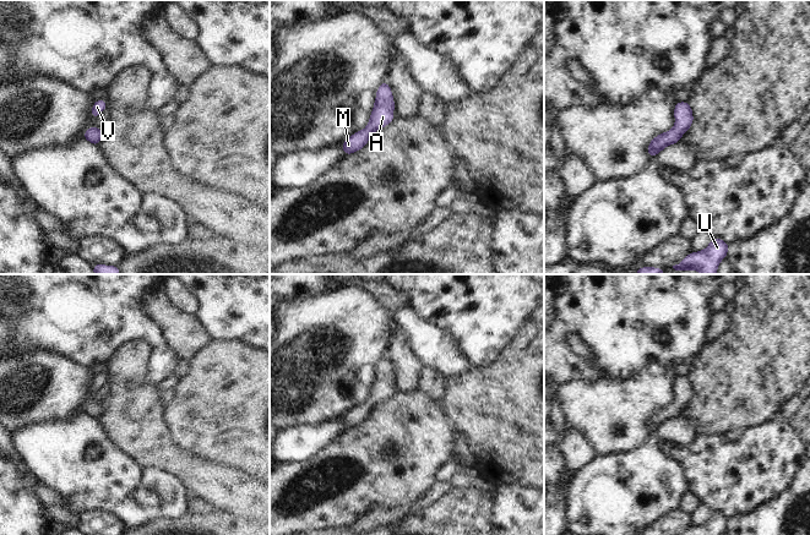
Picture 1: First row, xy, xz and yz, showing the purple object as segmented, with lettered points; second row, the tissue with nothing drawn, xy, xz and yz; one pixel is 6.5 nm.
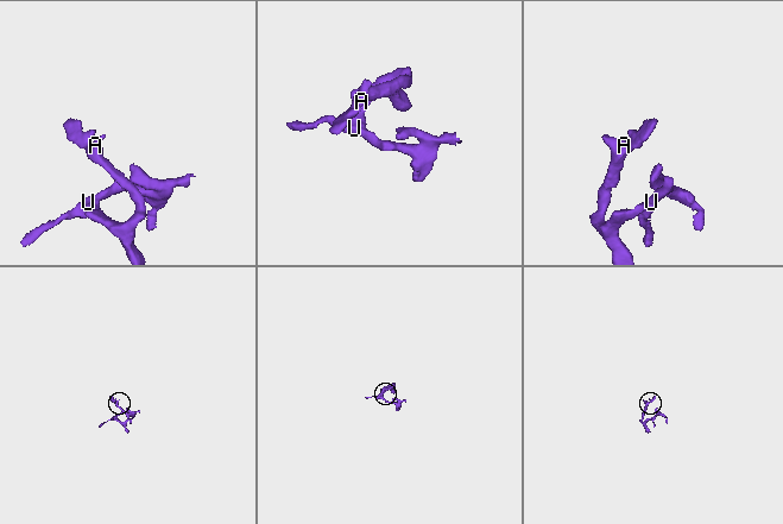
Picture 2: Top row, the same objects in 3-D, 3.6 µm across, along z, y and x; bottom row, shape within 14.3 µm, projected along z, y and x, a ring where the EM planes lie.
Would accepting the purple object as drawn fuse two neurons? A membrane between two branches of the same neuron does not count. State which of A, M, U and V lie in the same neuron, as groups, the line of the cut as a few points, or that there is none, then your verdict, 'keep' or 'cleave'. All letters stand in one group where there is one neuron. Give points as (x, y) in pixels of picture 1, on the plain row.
A M U V; no cut; keep

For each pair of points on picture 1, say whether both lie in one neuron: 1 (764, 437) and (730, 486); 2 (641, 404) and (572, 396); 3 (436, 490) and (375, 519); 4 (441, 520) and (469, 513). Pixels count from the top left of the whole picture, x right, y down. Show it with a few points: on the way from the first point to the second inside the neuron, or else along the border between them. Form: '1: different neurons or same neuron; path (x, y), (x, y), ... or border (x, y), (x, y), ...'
1: same neuron; path (764, 451), (740, 476)
2: same neuron; path (624, 404), (590, 404)
3: same neuron; path (422, 503), (390, 516)
4: same neuron; path (449, 520), (458, 520), (462, 517)

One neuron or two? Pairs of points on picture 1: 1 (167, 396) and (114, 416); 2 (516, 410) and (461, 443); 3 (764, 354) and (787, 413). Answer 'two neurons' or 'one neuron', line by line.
1: two neurons
2: two neurons
3: two neurons

